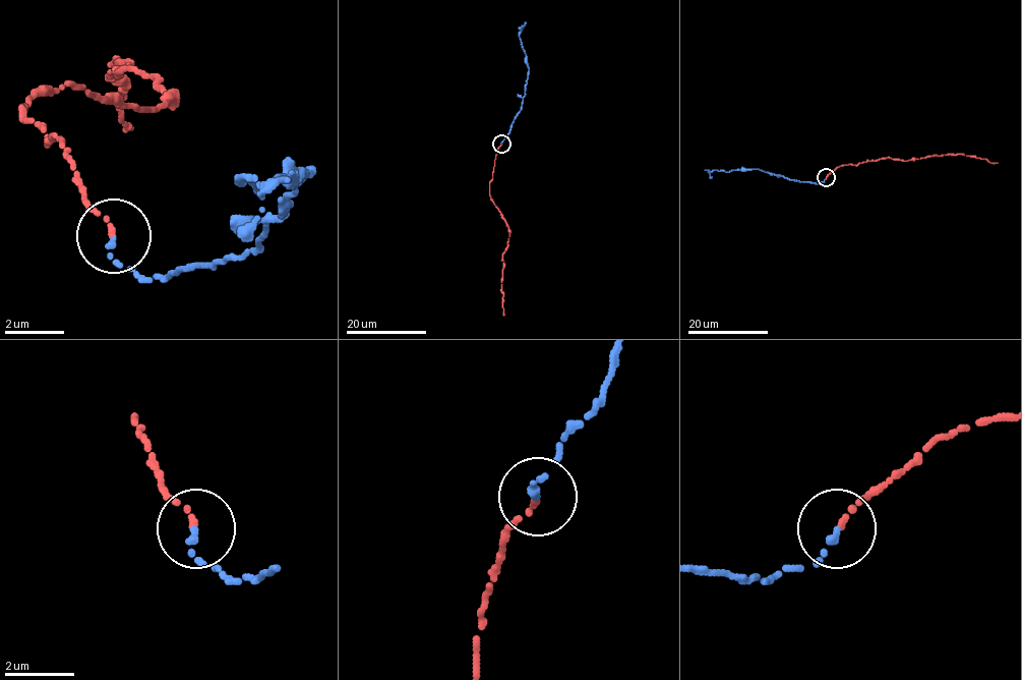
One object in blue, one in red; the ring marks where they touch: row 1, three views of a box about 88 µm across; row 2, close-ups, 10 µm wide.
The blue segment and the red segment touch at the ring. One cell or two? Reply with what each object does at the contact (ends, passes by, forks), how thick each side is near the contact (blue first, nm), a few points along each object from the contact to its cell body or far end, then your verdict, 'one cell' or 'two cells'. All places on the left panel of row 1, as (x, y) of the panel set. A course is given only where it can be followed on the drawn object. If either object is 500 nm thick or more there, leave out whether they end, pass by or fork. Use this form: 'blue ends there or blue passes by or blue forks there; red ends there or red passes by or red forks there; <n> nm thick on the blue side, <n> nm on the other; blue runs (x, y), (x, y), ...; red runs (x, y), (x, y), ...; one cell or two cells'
blue ends there; red ends there; 200 nm thick on the blue side, 160 nm on the other; blue runs (112, 237), (148, 282), (208, 267), (252, 252), (312, 170), (238, 185), (260, 200), (238, 237); red runs (112, 237), (60, 140), (22, 111), (67, 81), (141, 111), (171, 96), (119, 59), (126, 126); one cell

